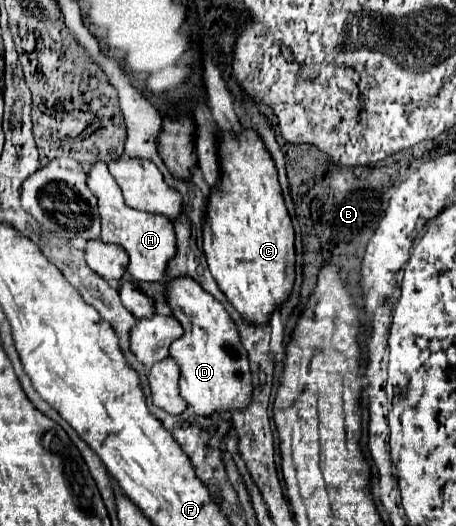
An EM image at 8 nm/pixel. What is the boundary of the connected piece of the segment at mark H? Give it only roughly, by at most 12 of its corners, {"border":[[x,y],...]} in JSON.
{"border":[[104,161],[98,197],[100,241],[124,247],[134,279],[162,281],[176,251],[172,221],[128,207]]}

